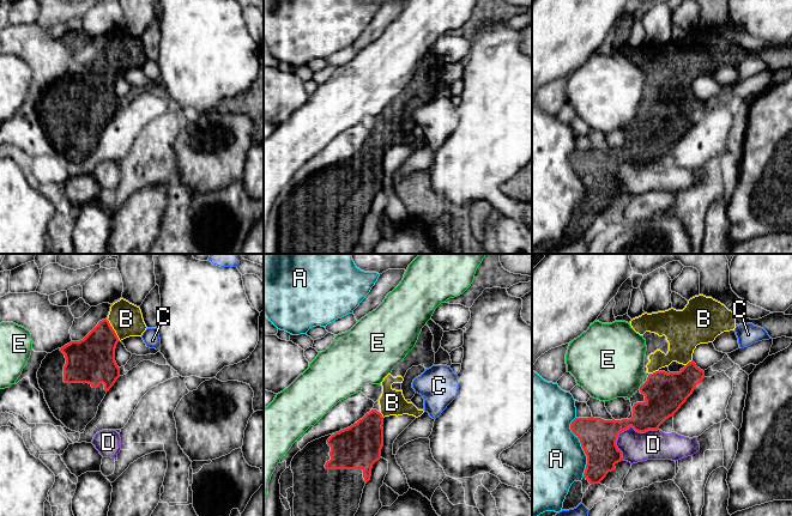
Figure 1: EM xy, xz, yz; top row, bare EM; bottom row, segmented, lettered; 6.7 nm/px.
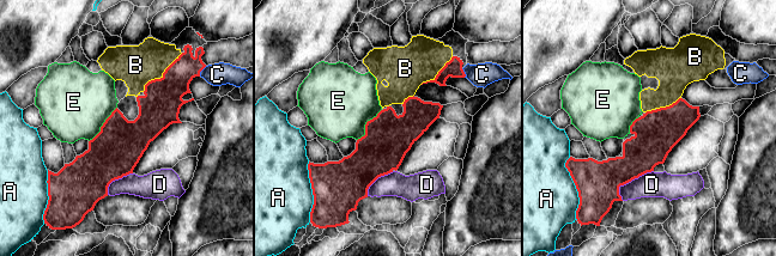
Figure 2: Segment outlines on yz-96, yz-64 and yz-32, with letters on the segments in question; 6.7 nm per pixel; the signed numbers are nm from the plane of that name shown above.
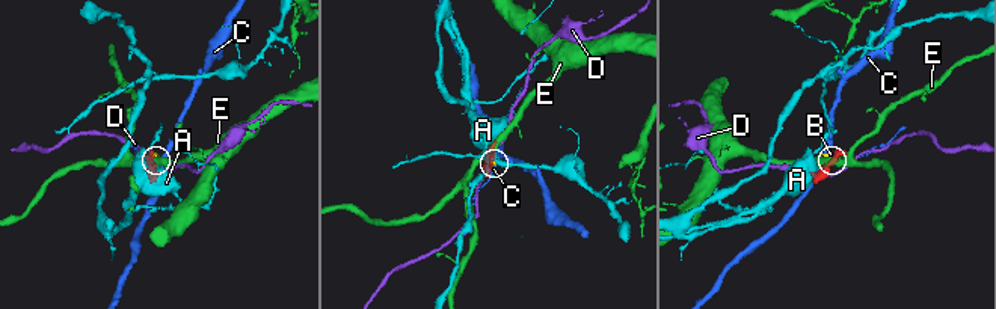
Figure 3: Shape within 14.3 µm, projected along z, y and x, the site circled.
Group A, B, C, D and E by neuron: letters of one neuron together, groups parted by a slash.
A / B / C / D / E

